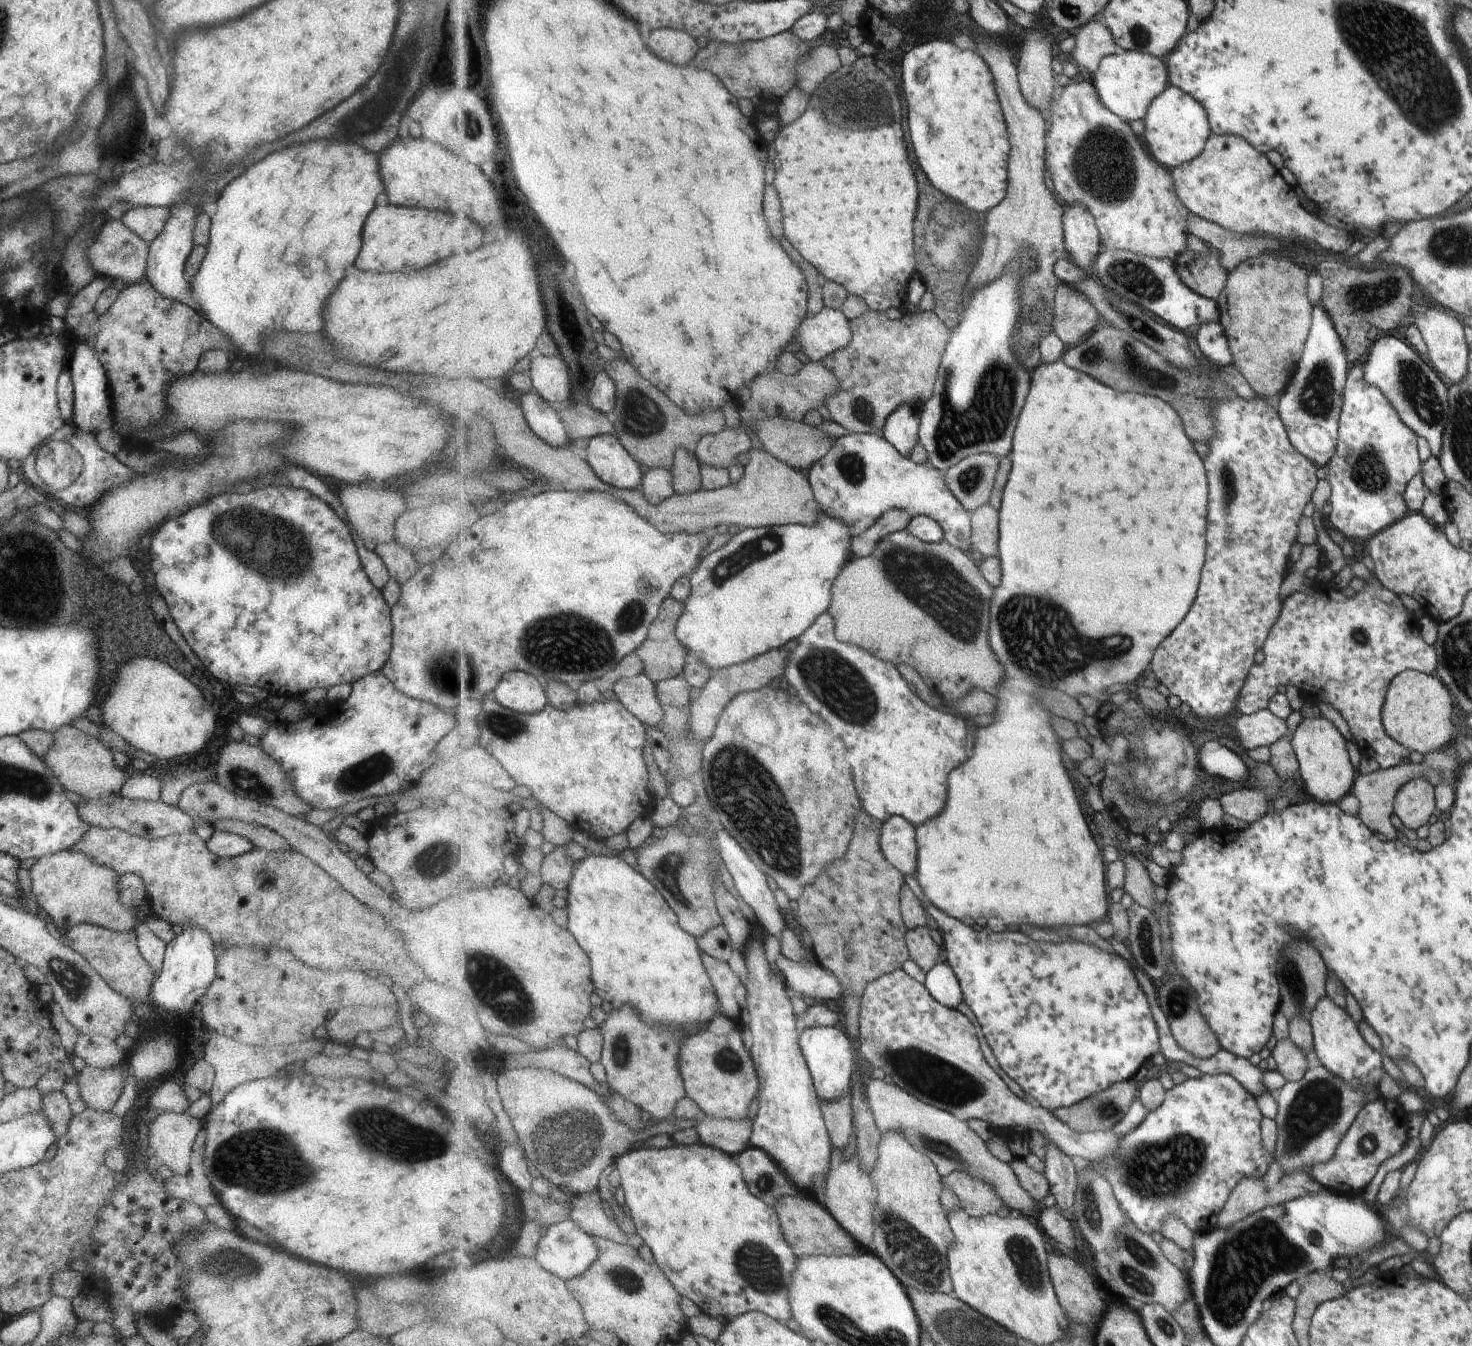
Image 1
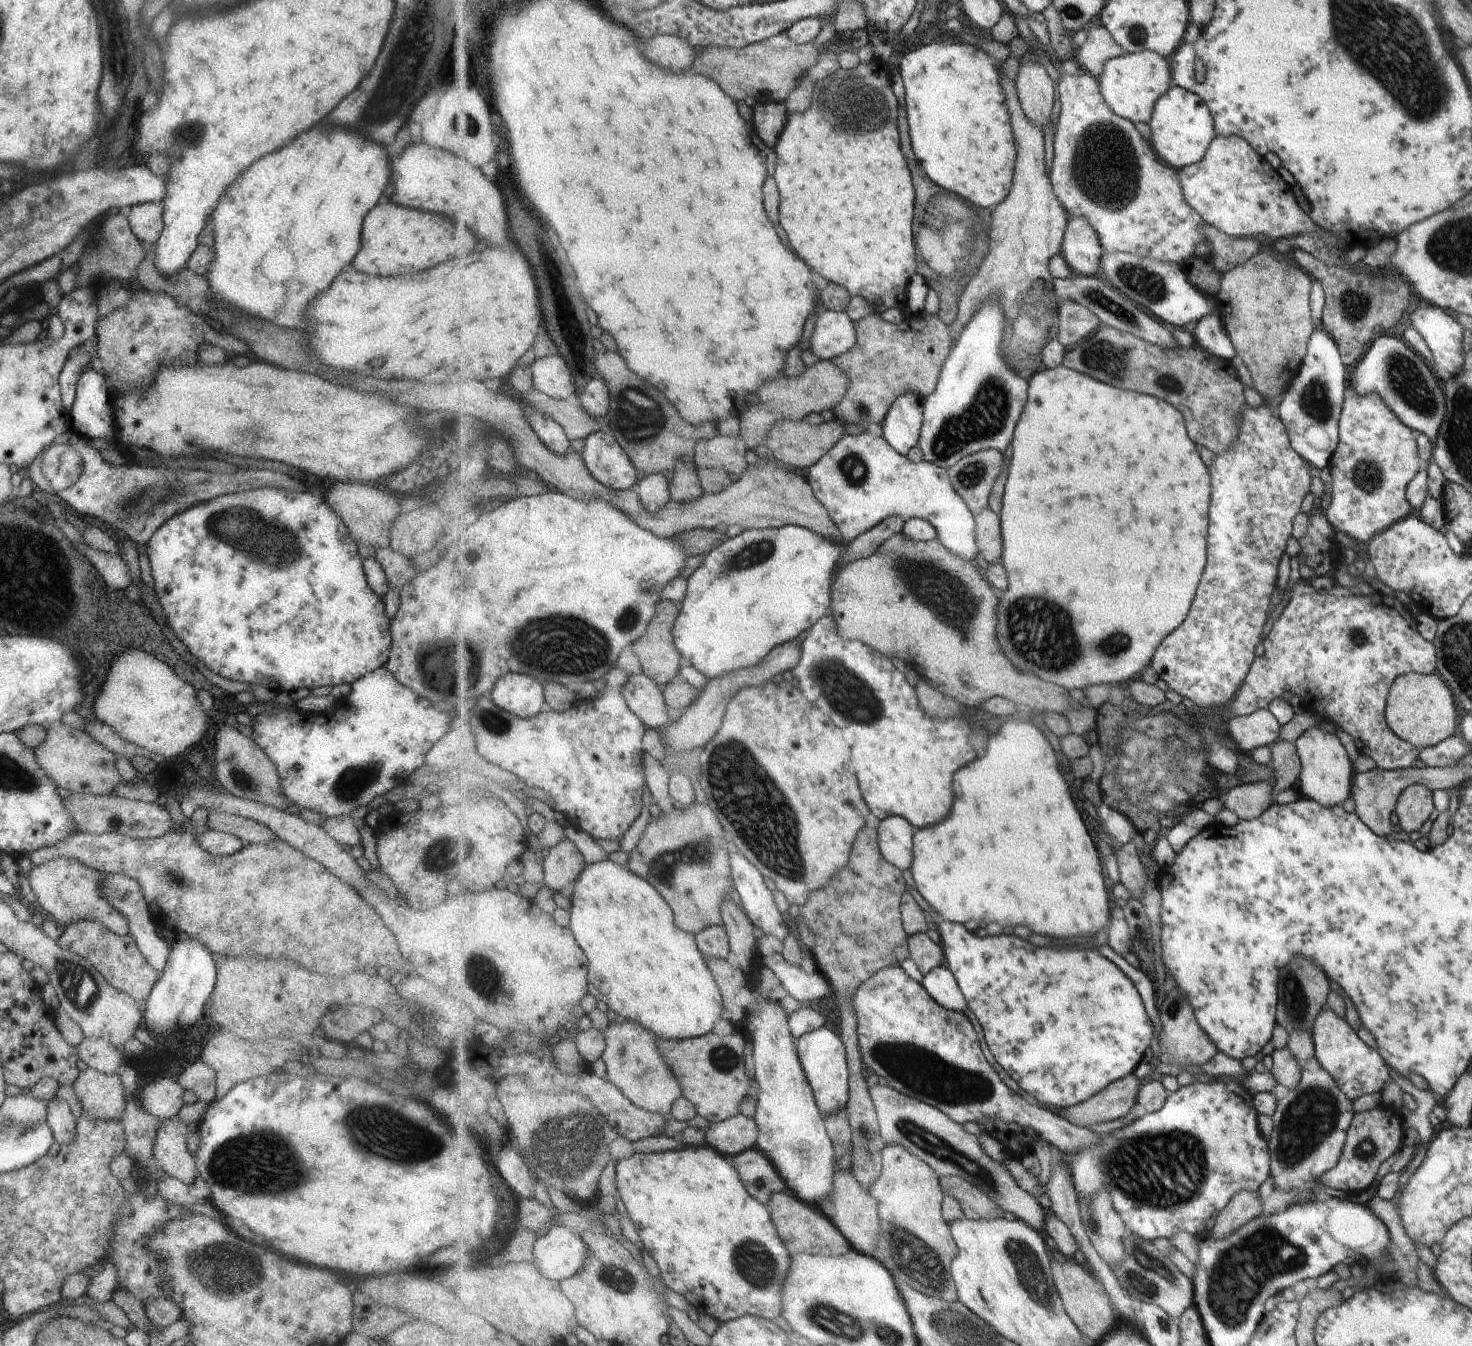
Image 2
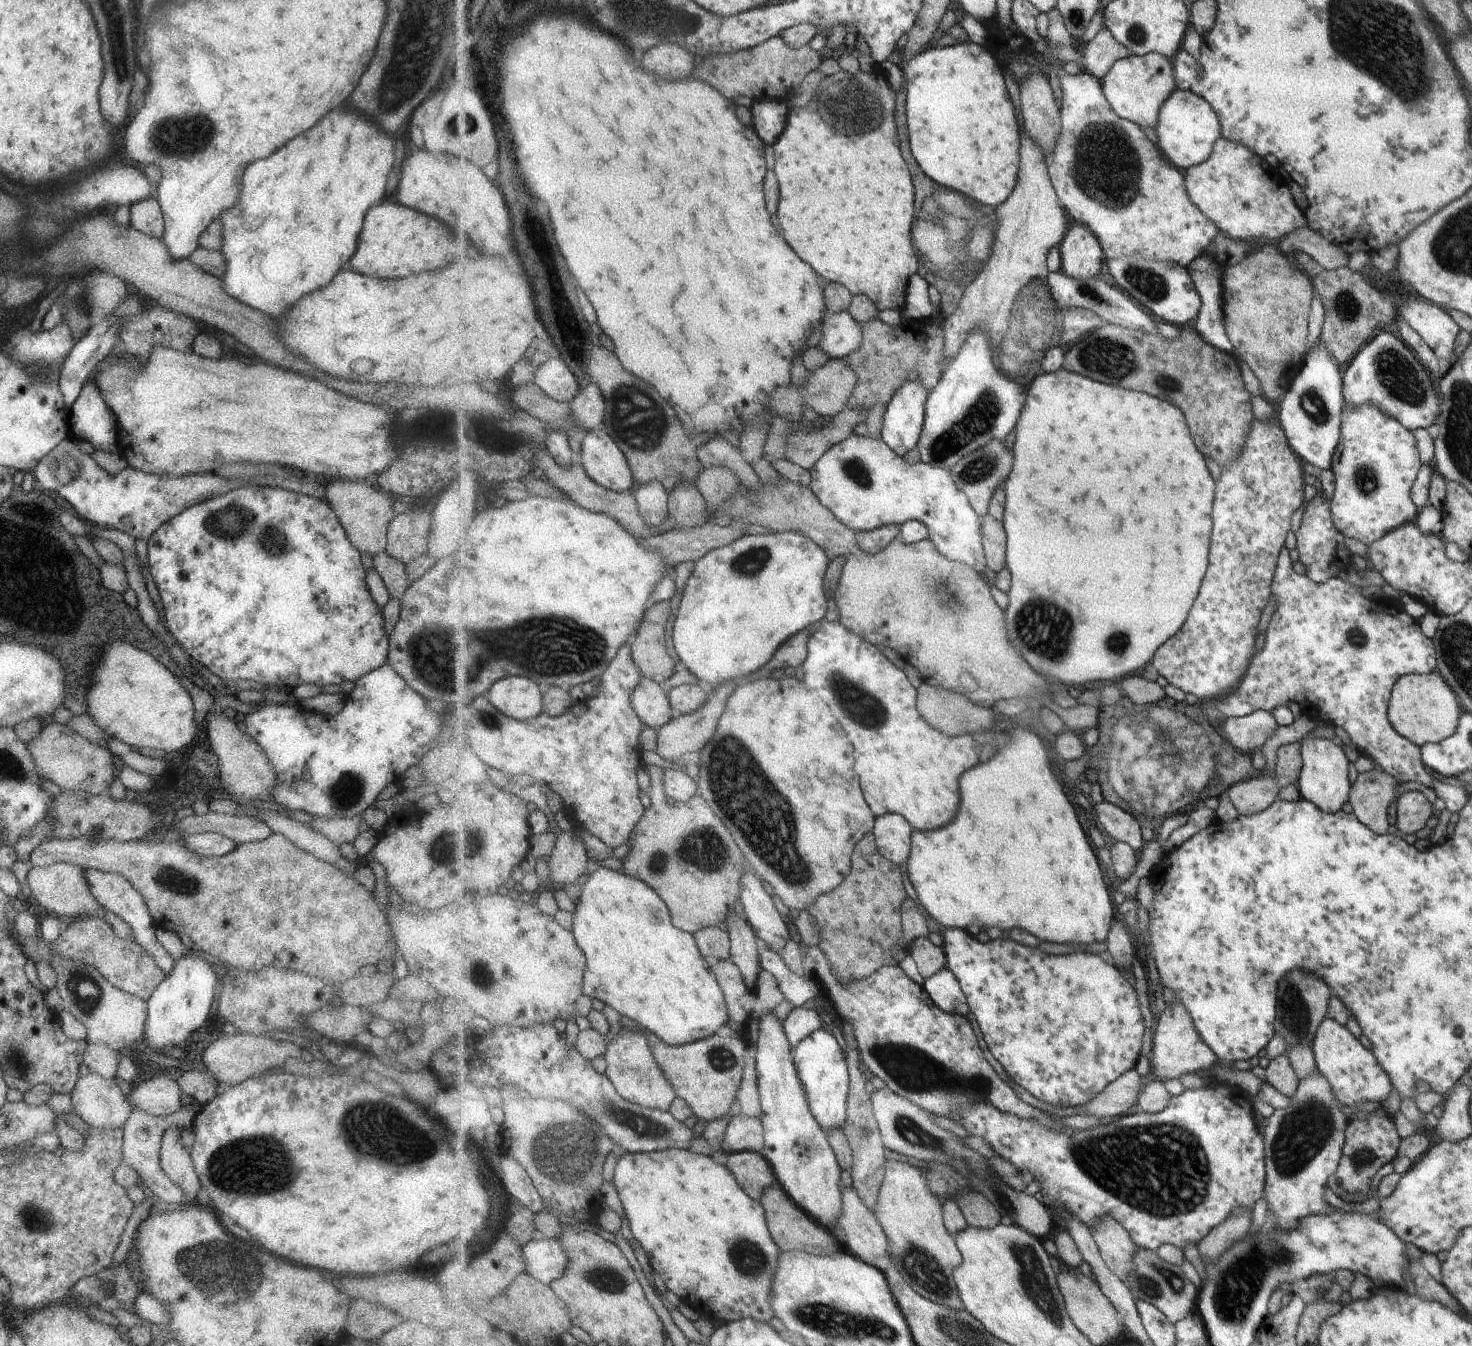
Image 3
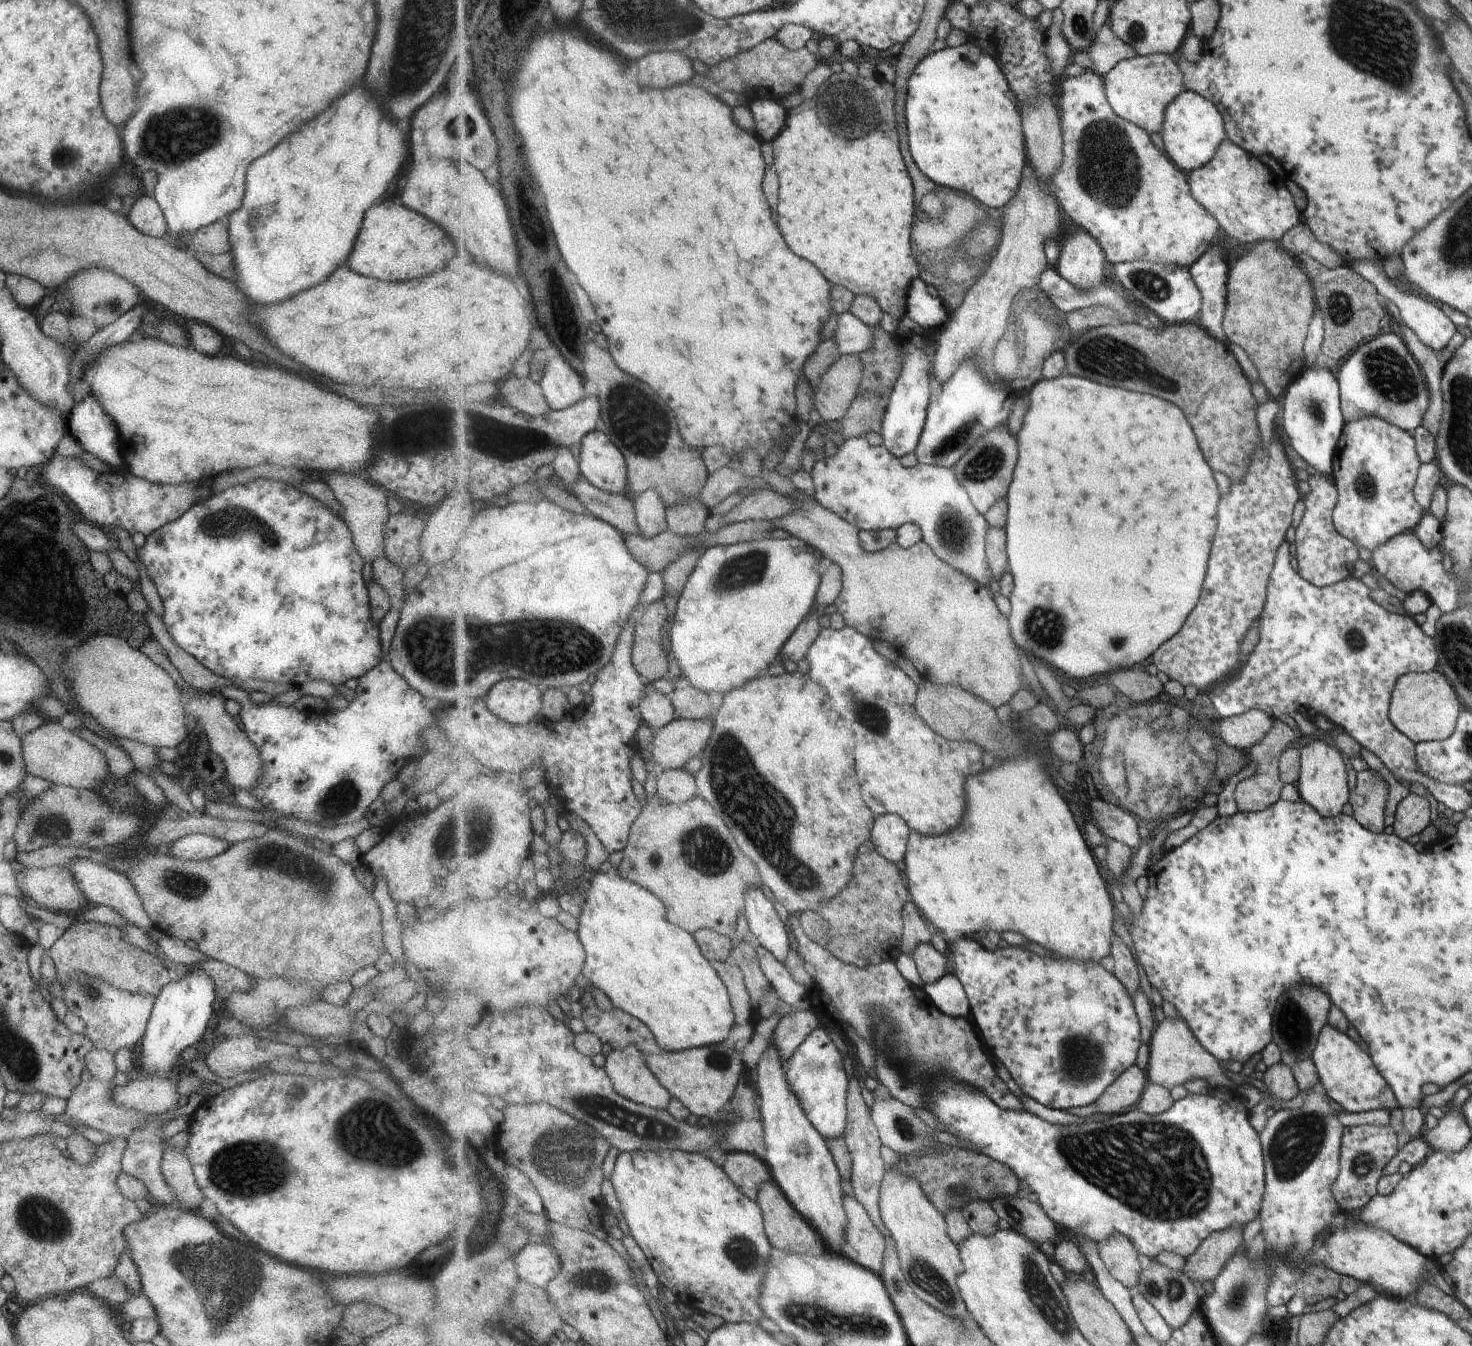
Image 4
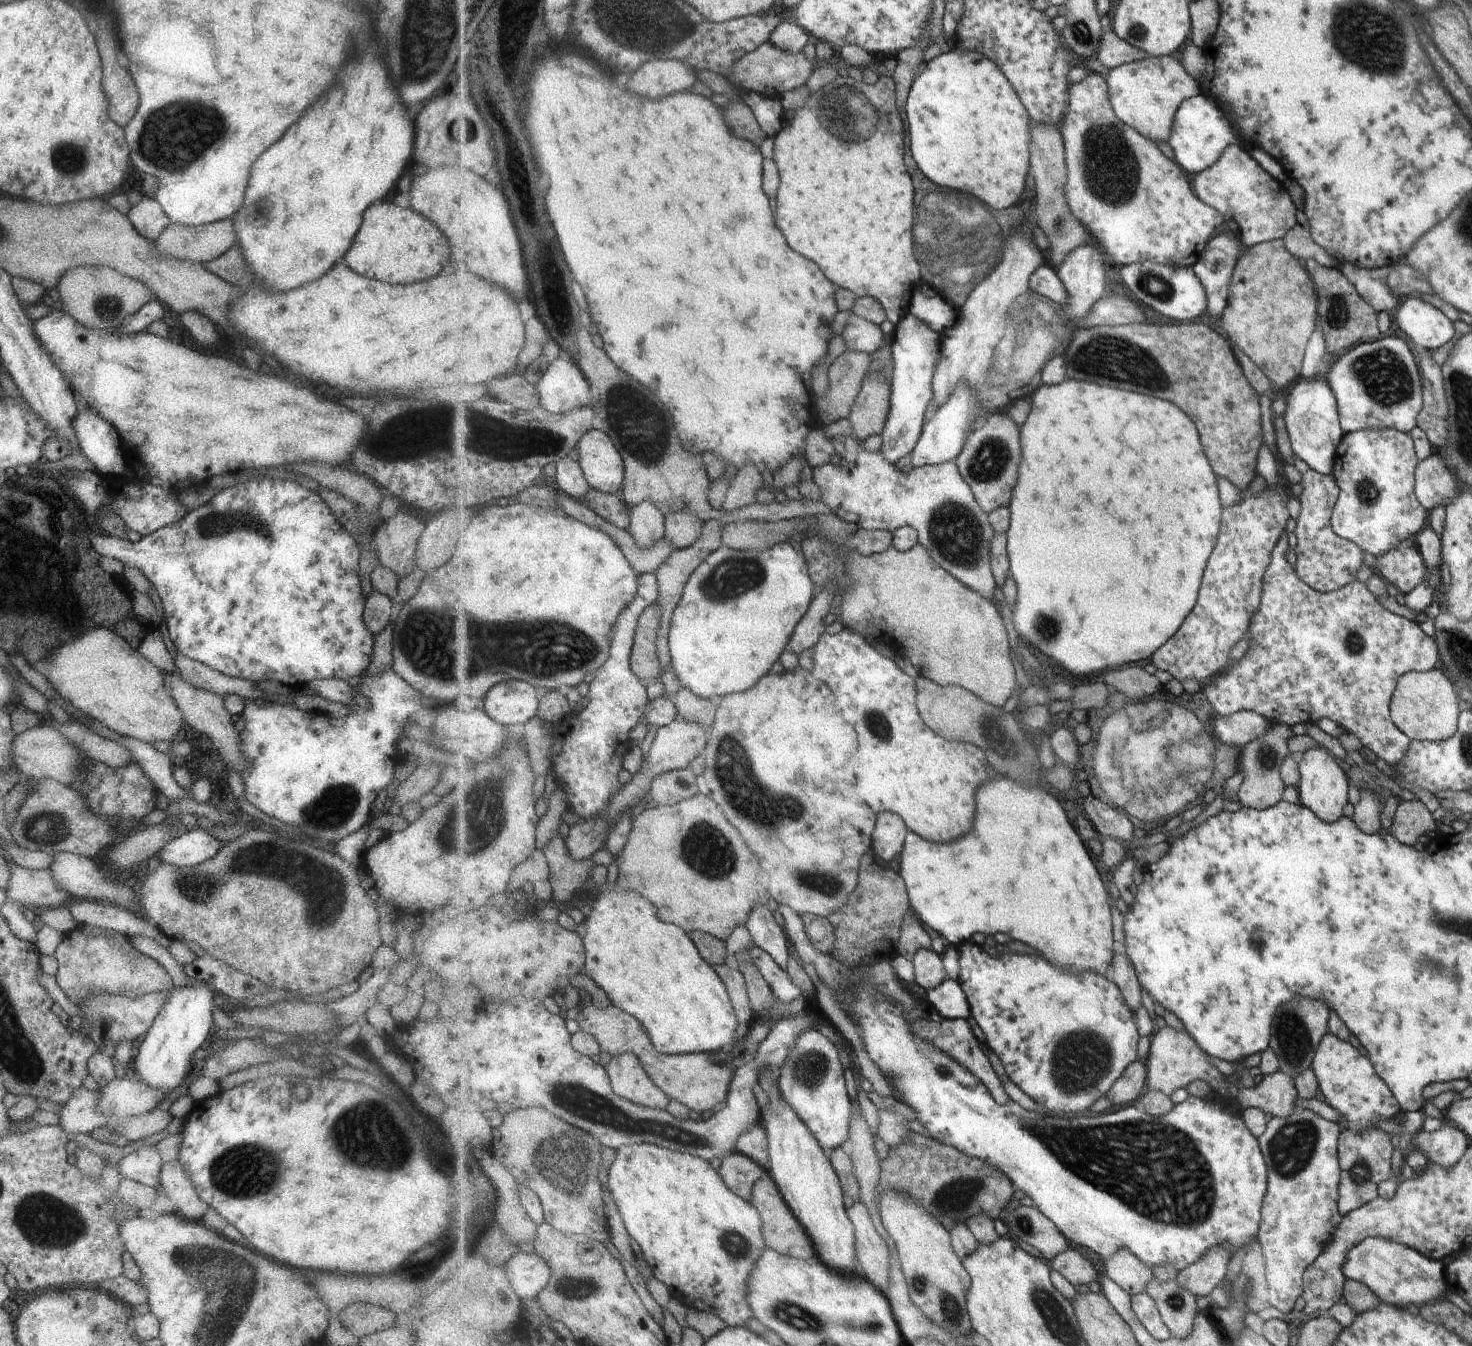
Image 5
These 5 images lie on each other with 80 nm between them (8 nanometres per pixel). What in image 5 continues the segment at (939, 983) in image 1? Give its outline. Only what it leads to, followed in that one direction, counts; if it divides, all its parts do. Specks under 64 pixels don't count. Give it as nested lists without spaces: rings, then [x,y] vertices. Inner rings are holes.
[[[947,979],[936,989],[929,989],[927,994],[927,999],[944,1018],[951,1020],[971,1018],[970,1002],[959,980]]]

